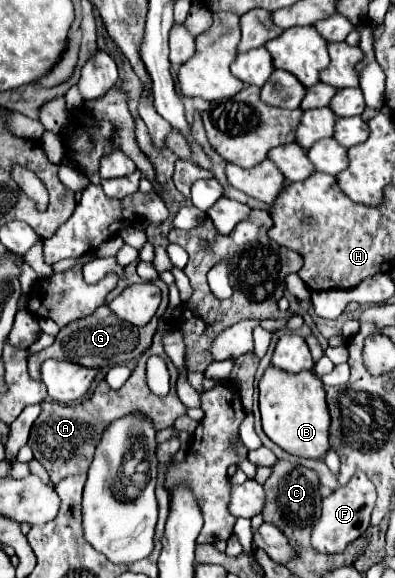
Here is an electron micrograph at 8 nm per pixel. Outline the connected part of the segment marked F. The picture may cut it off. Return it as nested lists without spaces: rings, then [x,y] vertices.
[[[357,473],[345,487],[335,489],[329,497],[323,499],[323,515],[315,523],[311,535],[313,547],[323,553],[343,553],[349,543],[353,543],[359,535],[367,531],[375,501],[377,501],[375,485],[363,473]]]

